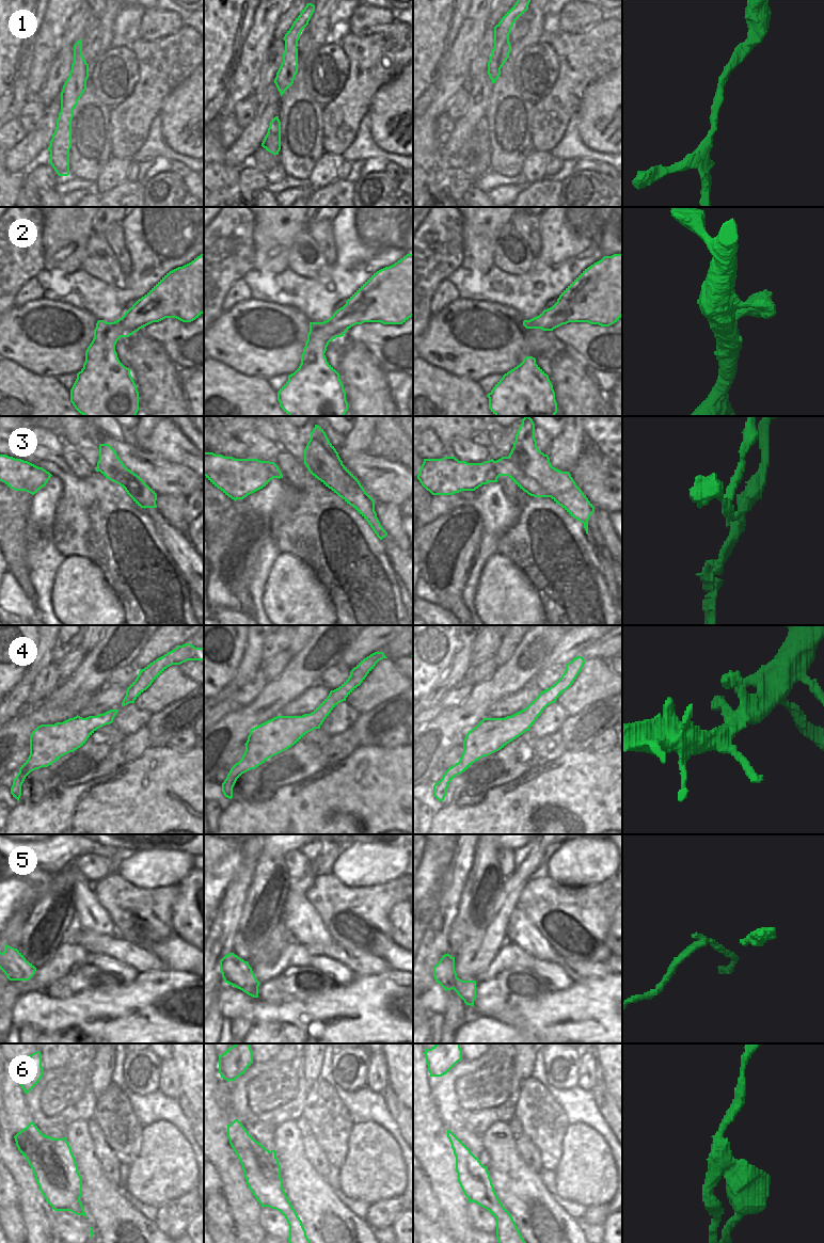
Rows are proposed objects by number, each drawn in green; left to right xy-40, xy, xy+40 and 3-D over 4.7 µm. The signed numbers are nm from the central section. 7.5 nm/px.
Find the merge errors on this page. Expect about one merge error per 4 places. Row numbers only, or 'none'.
3, 5, 6

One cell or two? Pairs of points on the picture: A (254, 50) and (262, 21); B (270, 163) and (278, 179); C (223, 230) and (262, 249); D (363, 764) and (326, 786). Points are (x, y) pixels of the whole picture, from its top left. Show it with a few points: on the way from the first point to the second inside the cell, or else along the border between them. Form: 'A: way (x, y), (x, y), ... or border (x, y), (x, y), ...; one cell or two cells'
A: way (257, 43), (262, 29); one cell
B: border (281, 172), (266, 174); two cells
C: border (254, 220), (253, 268); two cells
D: way (353, 774), (341, 786), (335, 786); one cell

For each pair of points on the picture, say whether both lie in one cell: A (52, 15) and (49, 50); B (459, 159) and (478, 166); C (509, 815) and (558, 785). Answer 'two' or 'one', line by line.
A: one
B: one
C: one

